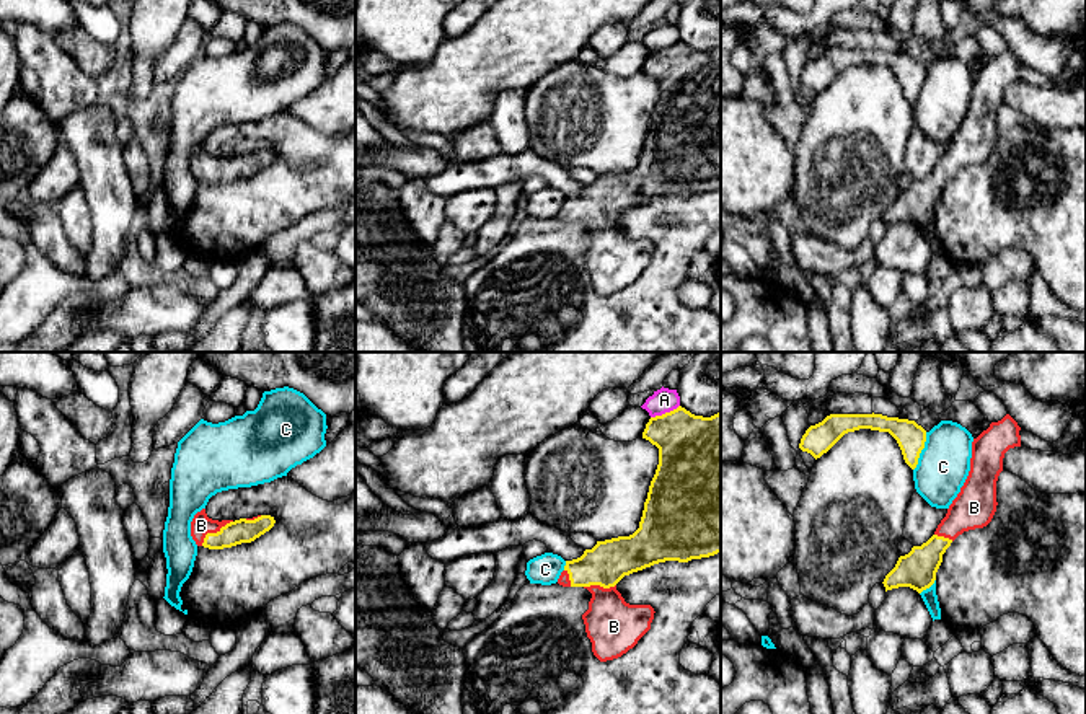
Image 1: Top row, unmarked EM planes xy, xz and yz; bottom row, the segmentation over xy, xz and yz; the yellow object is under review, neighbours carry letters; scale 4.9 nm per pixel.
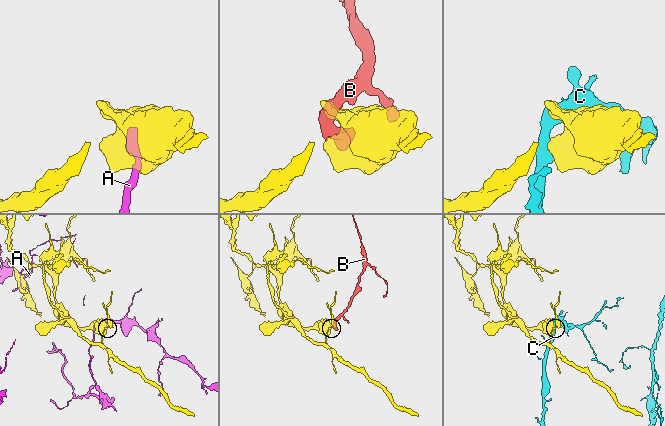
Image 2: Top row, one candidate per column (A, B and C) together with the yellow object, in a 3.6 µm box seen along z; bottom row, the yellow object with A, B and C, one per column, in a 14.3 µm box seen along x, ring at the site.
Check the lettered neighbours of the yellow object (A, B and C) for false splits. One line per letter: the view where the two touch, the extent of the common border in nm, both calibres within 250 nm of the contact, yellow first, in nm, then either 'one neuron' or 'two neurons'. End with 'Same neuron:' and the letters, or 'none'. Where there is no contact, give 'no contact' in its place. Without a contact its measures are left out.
A: contact in xz; length 160 nm; calibres 360 and 120 nm; two neurons
B: contact in xy; length 200 nm; calibres 120 and 100 nm; one neuron
C: contact in yz; length 200 nm; calibres 140 and 260 nm; two neurons
Same neuron: B

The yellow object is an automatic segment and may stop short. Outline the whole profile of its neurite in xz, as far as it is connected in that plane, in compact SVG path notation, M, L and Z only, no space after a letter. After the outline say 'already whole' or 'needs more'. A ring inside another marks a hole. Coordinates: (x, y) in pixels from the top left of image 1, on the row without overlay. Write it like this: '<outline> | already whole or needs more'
M678 41L651 52L642 73L659 83L659 99L639 163L629 171L597 176L581 192L566 196L558 214L563 222L584 222L592 228L582 254L592 287L600 297L618 293L633 284L654 254L651 240L629 240L616 225L625 210L665 196L688 197L721 187L721 47L703 52Z | needs more

